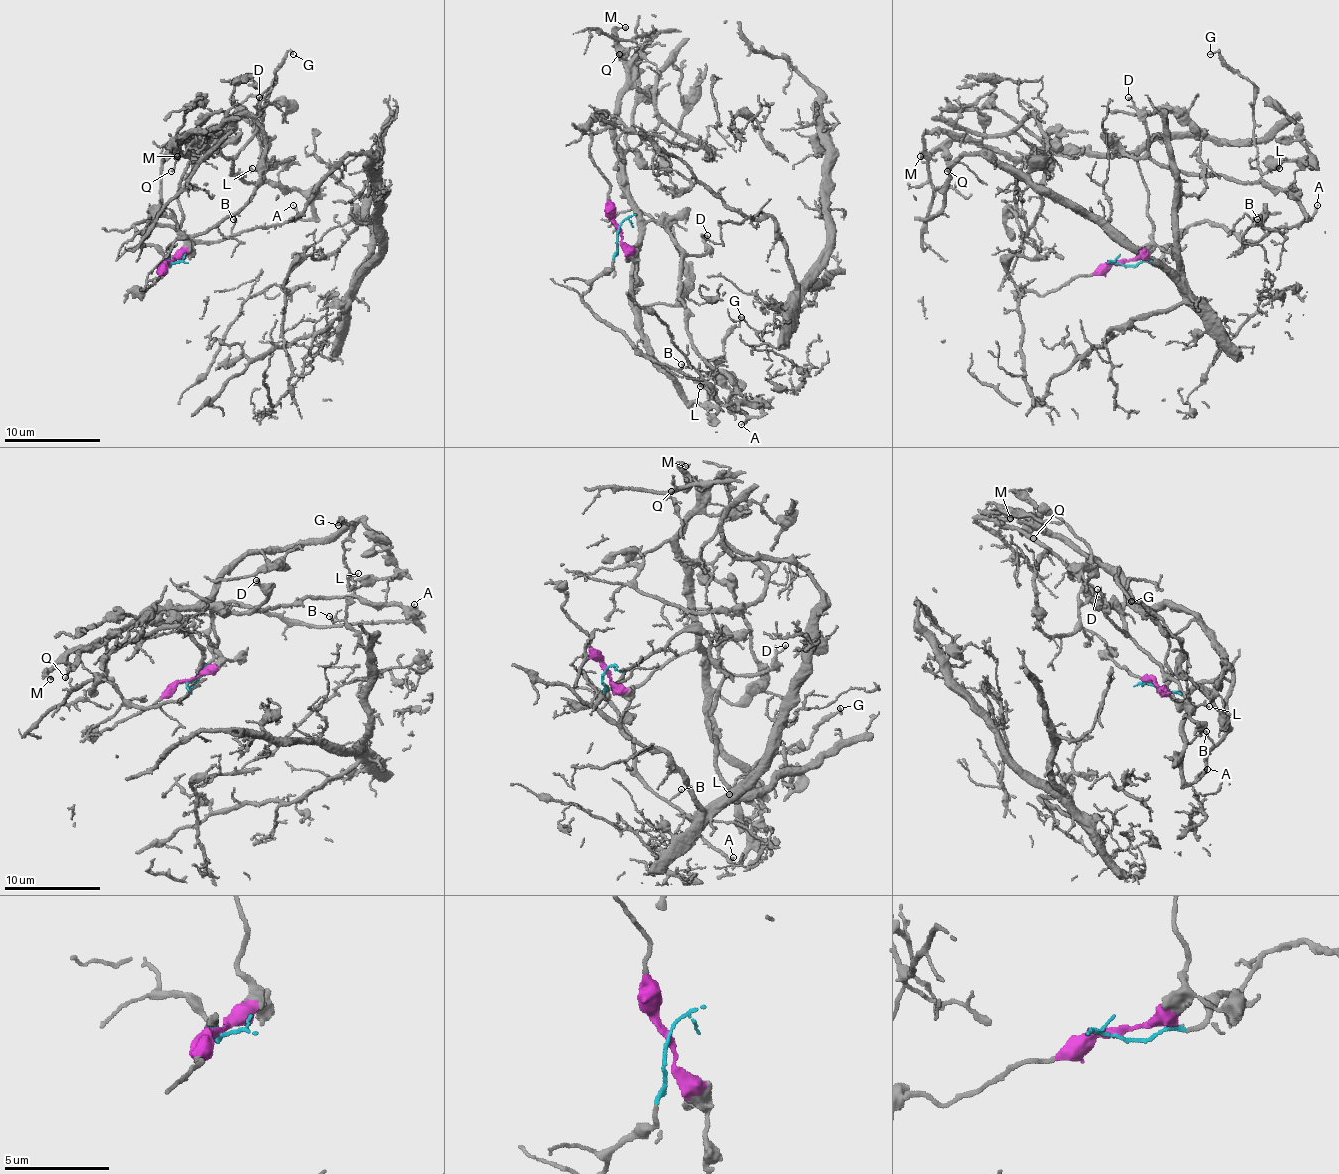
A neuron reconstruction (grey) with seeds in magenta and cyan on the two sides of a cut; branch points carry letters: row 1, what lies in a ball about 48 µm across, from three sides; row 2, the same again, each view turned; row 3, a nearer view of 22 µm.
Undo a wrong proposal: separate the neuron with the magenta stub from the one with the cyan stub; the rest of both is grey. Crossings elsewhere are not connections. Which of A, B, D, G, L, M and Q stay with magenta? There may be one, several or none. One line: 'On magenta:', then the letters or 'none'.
On magenta: M, Q

